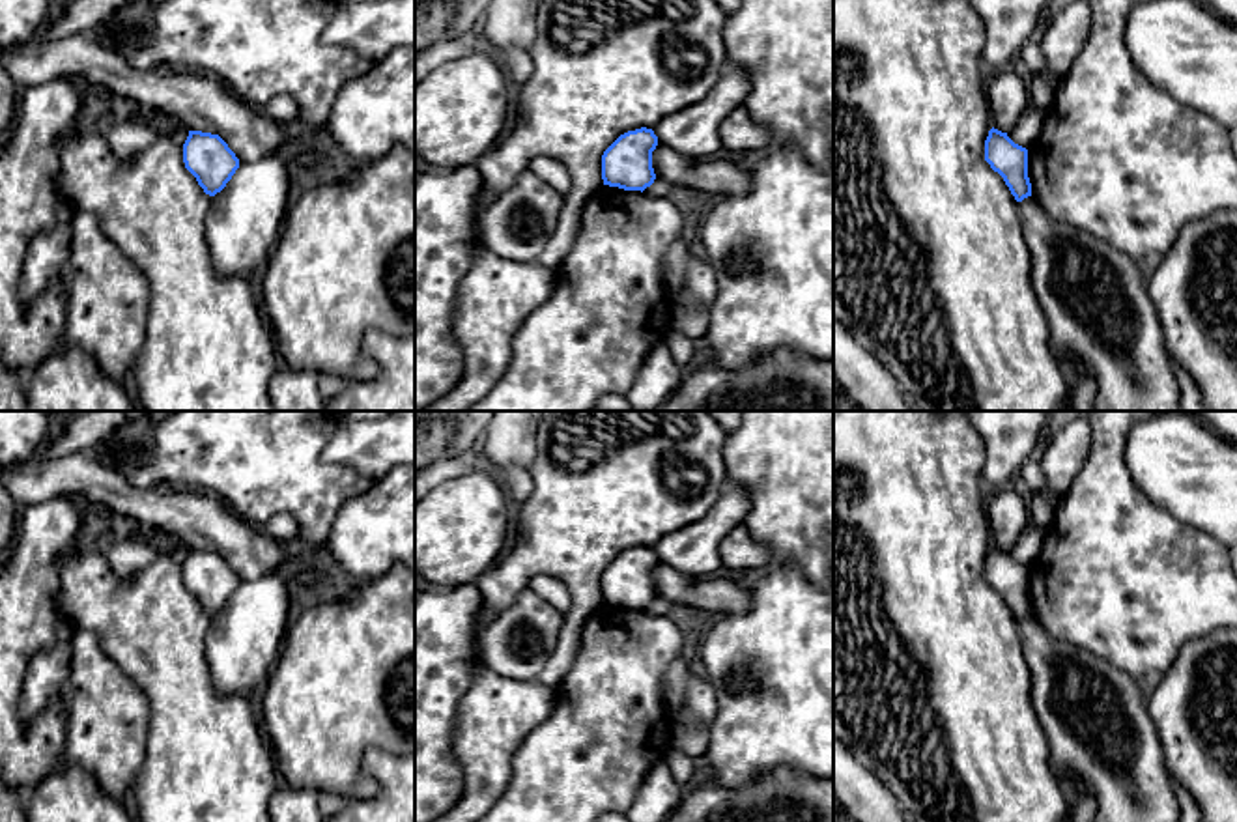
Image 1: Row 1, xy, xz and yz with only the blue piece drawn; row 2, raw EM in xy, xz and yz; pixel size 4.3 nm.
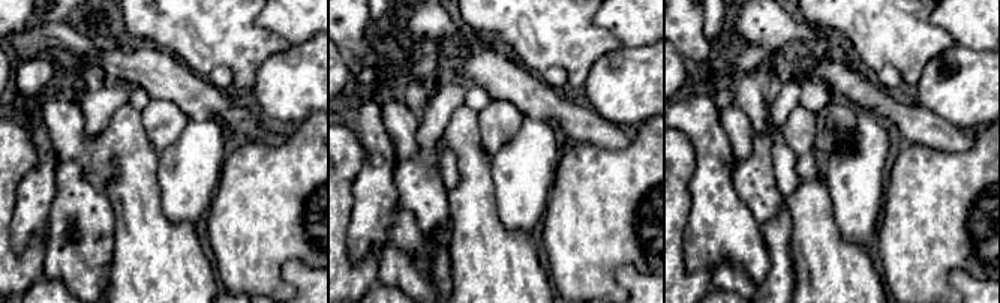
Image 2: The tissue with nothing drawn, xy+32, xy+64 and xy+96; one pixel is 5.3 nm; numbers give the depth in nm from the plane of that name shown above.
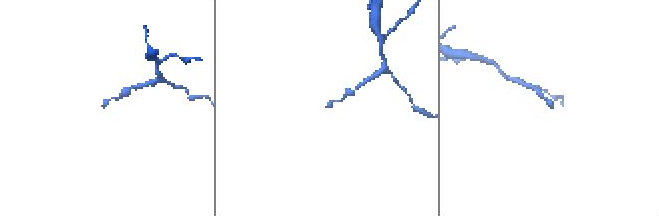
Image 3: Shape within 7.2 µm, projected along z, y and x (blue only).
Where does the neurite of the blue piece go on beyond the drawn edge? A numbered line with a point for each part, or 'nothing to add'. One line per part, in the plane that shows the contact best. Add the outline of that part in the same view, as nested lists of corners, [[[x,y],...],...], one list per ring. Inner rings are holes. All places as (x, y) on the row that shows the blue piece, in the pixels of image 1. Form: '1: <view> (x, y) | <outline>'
nothing to add

